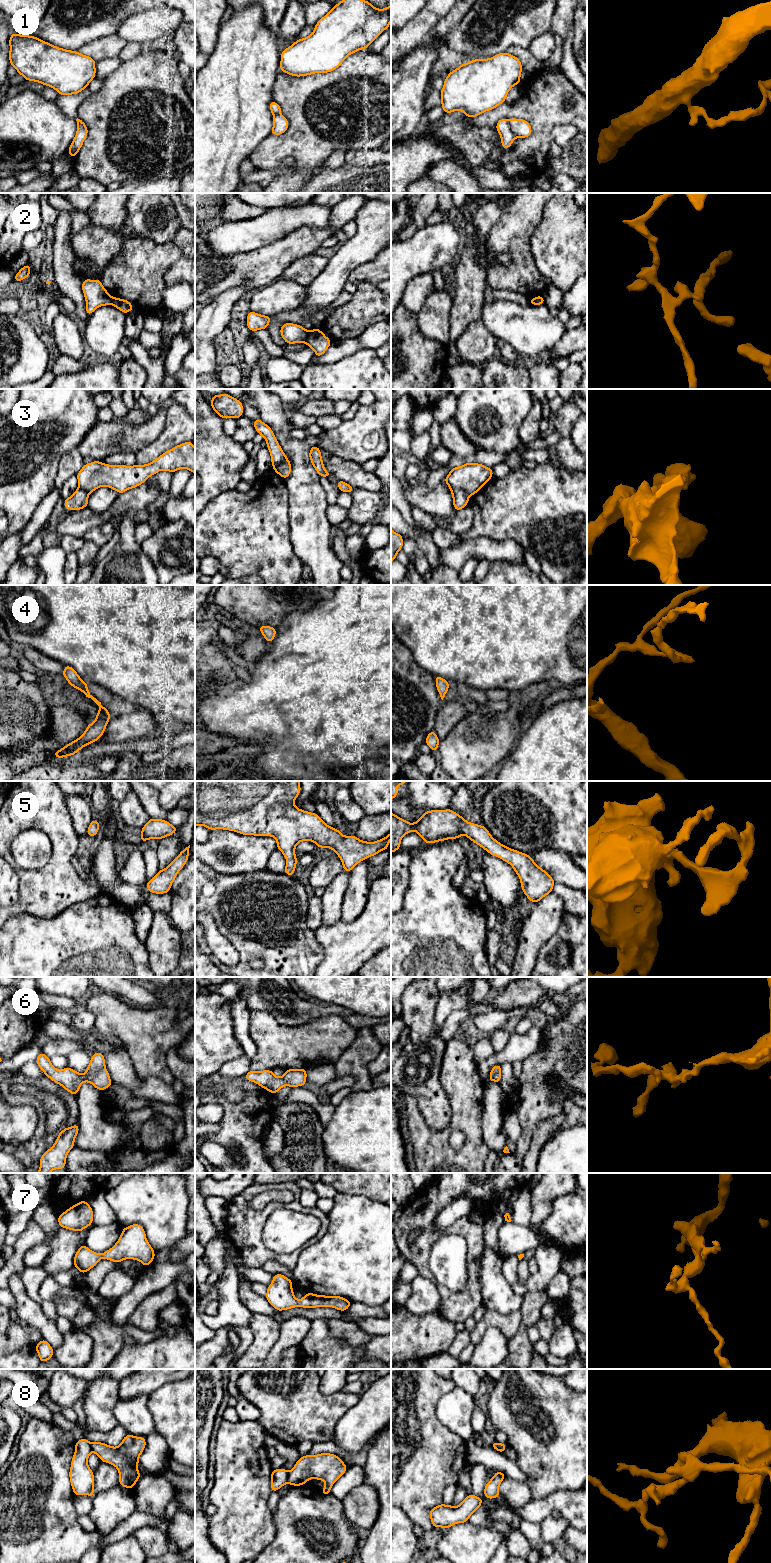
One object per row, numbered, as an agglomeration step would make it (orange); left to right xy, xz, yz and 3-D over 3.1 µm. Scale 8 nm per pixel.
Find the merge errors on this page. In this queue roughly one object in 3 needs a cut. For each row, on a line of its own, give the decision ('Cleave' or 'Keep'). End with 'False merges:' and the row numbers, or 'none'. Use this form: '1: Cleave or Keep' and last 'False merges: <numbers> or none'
1: Cleave
2: Cleave
3: Cleave
4: Keep
5: Keep
6: Keep
7: Keep
8: Cleave
False merges: 1, 2, 3, 8

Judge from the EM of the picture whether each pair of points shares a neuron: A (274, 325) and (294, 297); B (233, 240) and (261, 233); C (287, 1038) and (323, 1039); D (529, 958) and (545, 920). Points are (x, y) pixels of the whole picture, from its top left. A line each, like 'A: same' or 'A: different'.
A: different
B: same
C: same
D: same

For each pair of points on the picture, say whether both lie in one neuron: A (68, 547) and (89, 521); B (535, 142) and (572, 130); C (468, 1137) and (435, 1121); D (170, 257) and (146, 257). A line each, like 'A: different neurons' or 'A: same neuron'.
A: different neurons
B: different neurons
C: different neurons
D: same neuron

